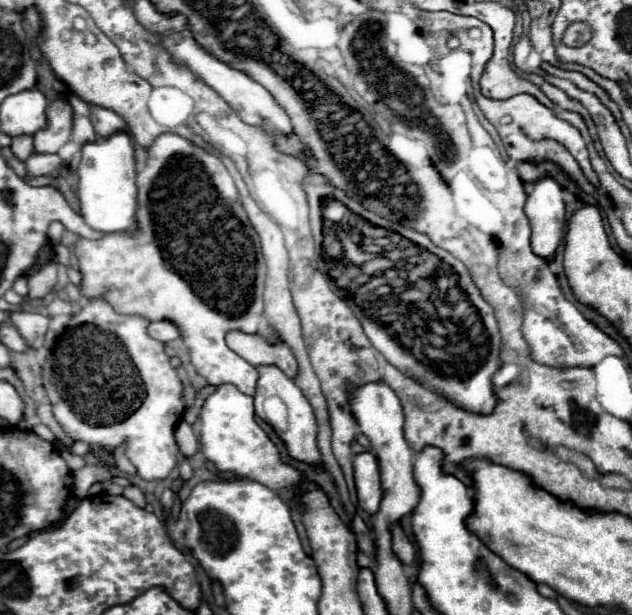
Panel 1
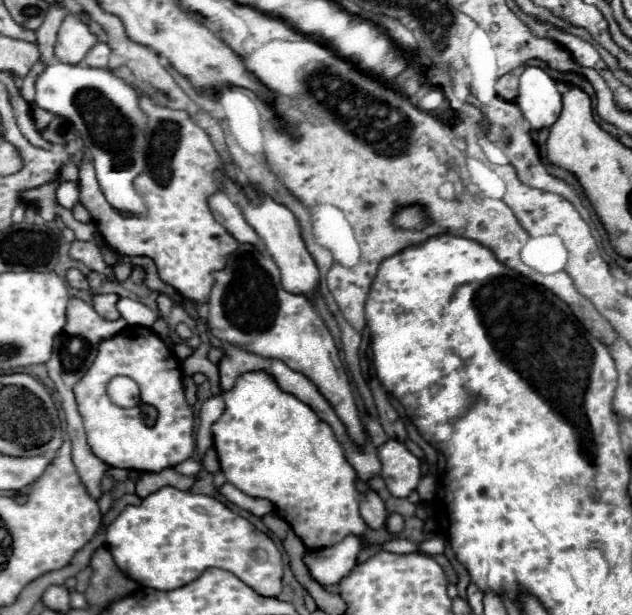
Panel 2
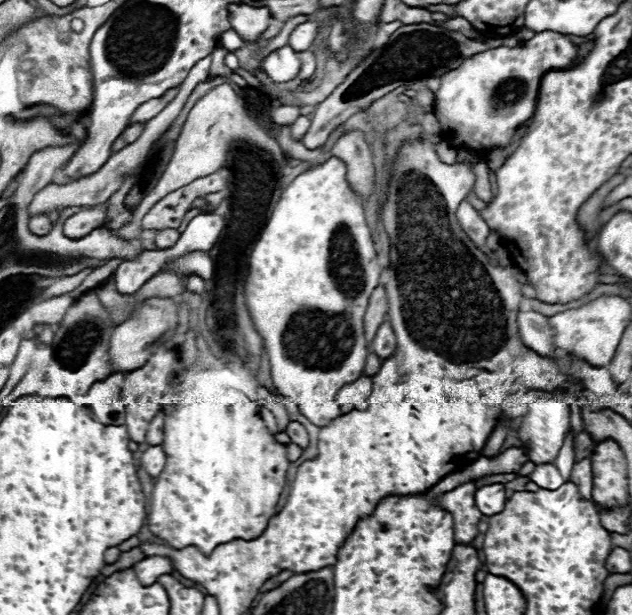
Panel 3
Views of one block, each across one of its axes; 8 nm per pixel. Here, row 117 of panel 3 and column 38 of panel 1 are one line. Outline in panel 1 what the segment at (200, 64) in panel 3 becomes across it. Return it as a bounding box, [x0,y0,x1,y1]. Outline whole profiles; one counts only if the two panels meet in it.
[26,154,60,176]

